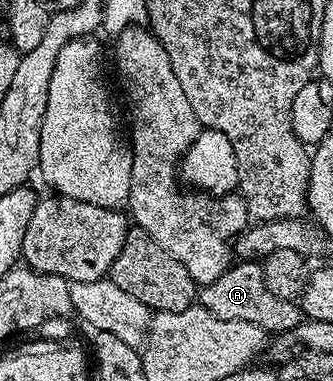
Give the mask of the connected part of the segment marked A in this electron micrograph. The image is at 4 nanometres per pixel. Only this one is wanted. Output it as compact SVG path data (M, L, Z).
M239 262L227 268L221 278L198 289L197 300L202 308L209 310L209 314L217 314L217 318L253 322L253 326L262 328L267 334L291 332L305 319L304 312L296 301L277 298L277 294L273 294L273 290L265 286L263 269L255 262Z

